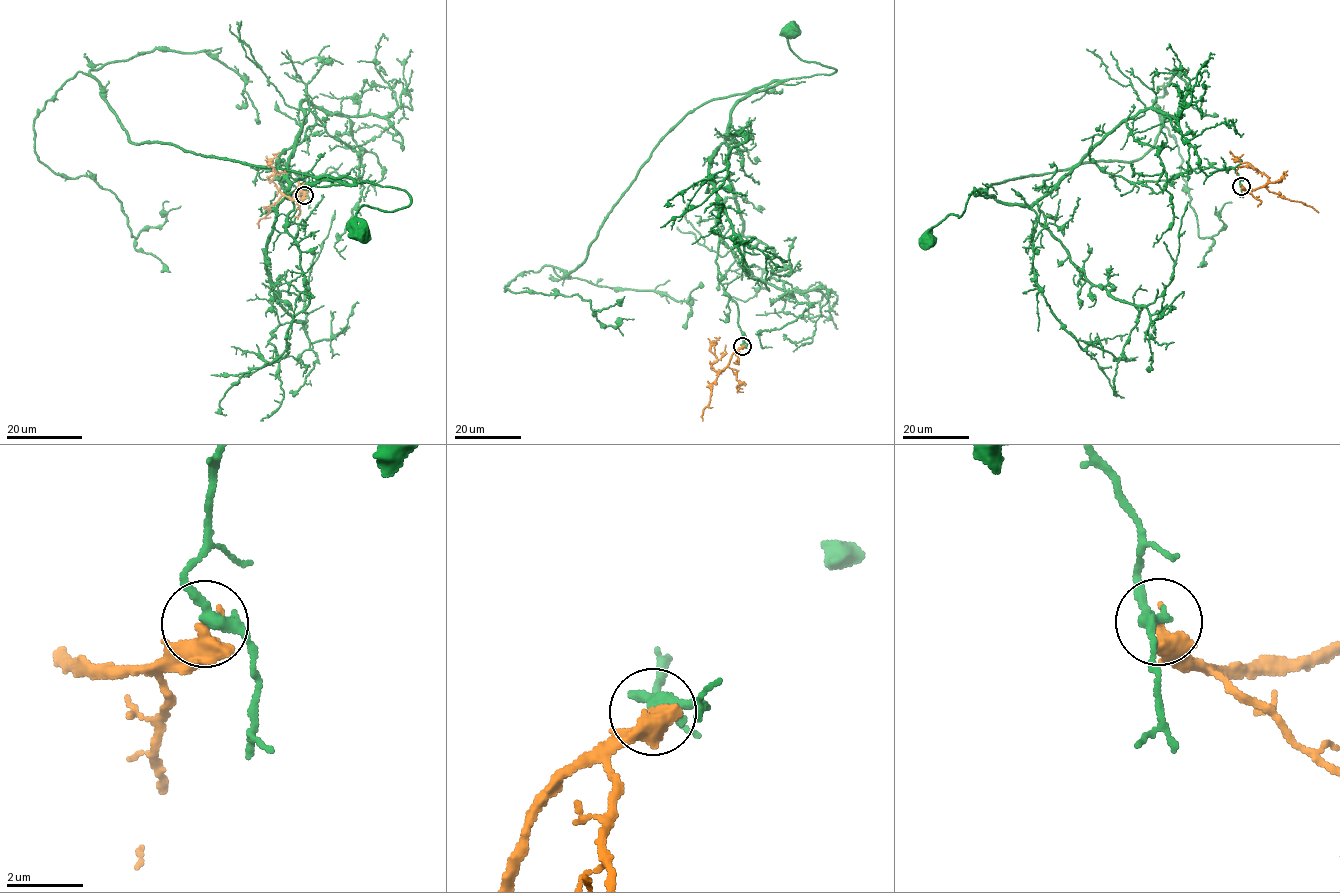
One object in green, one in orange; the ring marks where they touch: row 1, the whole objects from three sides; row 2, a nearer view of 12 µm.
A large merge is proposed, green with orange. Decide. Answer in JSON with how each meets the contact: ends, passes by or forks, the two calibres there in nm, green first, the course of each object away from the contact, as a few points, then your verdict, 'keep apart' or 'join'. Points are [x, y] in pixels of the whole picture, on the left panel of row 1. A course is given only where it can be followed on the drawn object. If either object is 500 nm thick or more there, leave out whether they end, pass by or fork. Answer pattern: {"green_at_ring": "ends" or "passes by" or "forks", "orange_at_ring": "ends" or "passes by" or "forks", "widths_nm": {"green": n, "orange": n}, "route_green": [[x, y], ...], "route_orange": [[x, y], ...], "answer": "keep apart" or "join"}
{"widths_nm": {"green": 320, "orange": 500}, "route_green": [[304, 195], [305, 173], [274, 179], [294, 145], [288, 196], [406, 192], [358, 210], [360, 236]], "route_orange": [[304, 195], [292, 200], [269, 178], [275, 173], [268, 166], [276, 156], [272, 153]], "answer": "keep apart"}

